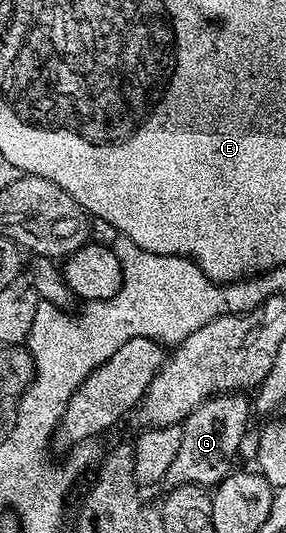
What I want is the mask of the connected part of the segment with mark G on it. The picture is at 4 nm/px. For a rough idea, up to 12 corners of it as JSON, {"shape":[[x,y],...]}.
{"shape":[[210,396],[181,421],[164,483],[216,486],[234,467],[251,400]]}

